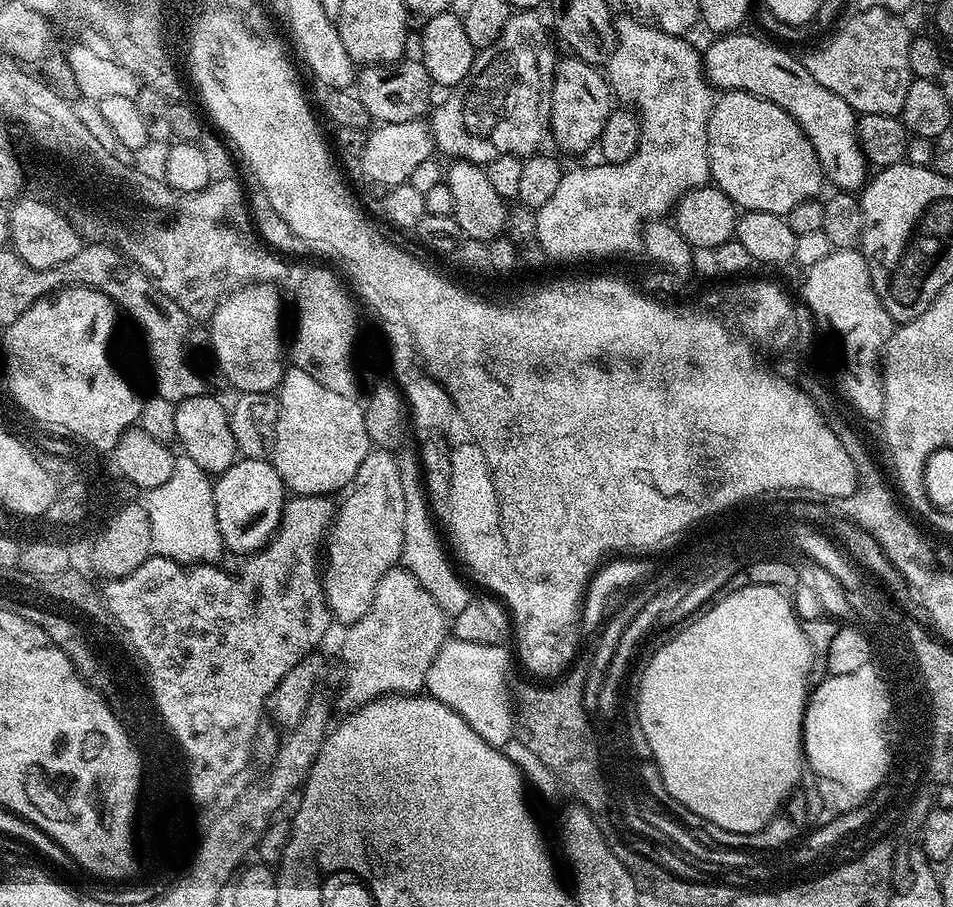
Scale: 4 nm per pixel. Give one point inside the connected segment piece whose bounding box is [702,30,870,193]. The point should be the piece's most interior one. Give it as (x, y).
(735, 62)

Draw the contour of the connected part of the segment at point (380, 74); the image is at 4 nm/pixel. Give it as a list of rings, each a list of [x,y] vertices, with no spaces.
[[[401,58],[390,64],[370,64],[361,67],[355,73],[355,94],[358,98],[362,98],[362,106],[366,106],[366,110],[372,115],[373,121],[380,124],[397,124],[398,122],[418,120],[429,115],[430,105],[433,103],[432,91],[434,91],[434,85],[432,79],[426,70],[426,66],[419,59],[408,59]]]

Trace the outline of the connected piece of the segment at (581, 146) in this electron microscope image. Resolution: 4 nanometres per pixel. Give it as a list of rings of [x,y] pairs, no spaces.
[[[575,58],[557,59],[552,83],[550,140],[564,152],[584,152],[599,141],[607,118],[614,109],[614,93],[599,67]]]

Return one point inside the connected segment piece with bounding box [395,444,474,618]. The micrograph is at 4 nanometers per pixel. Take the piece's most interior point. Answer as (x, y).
(423, 555)

